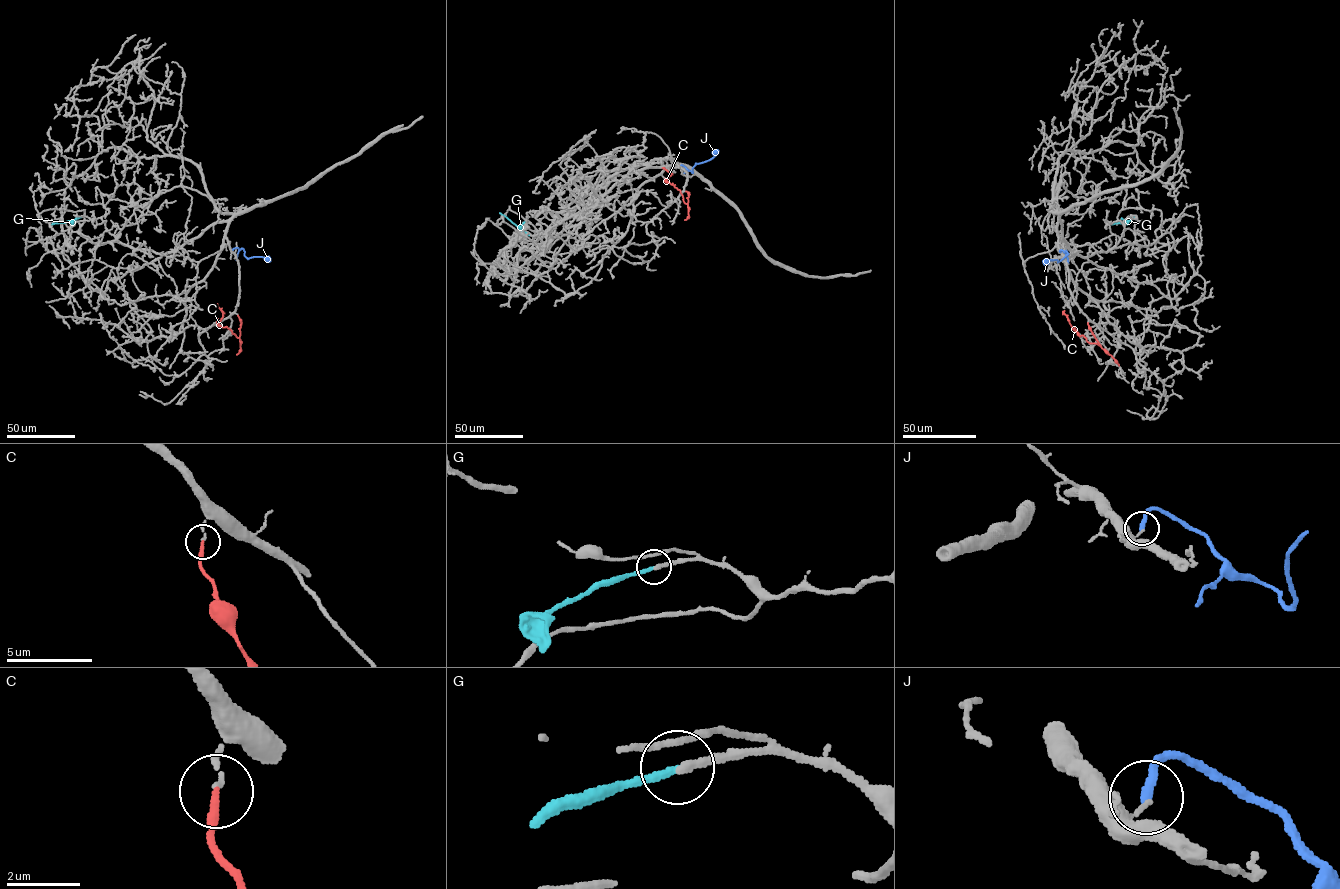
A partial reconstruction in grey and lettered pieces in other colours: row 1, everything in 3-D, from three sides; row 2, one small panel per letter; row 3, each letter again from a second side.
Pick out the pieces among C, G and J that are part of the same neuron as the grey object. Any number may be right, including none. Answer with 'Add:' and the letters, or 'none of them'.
Add: C, G

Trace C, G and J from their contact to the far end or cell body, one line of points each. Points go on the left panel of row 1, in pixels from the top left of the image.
C: (237, 314), (241, 323), (238, 338), (226, 326), (219, 325), (223, 311), (214, 304)
G: (81, 216), (52, 224)
J: (232, 250), (242, 248), (247, 258), (267, 257), (268, 260)

